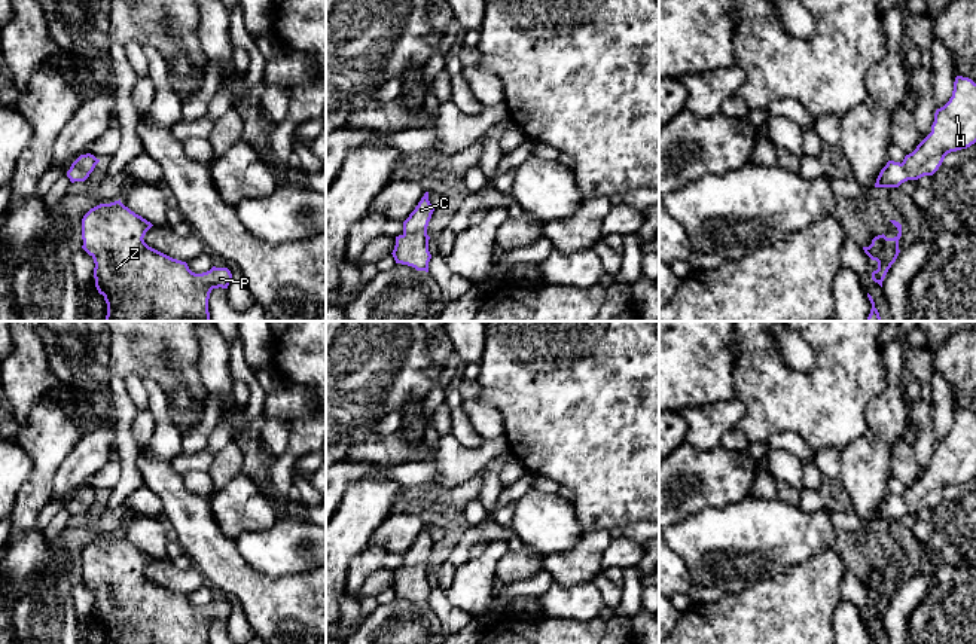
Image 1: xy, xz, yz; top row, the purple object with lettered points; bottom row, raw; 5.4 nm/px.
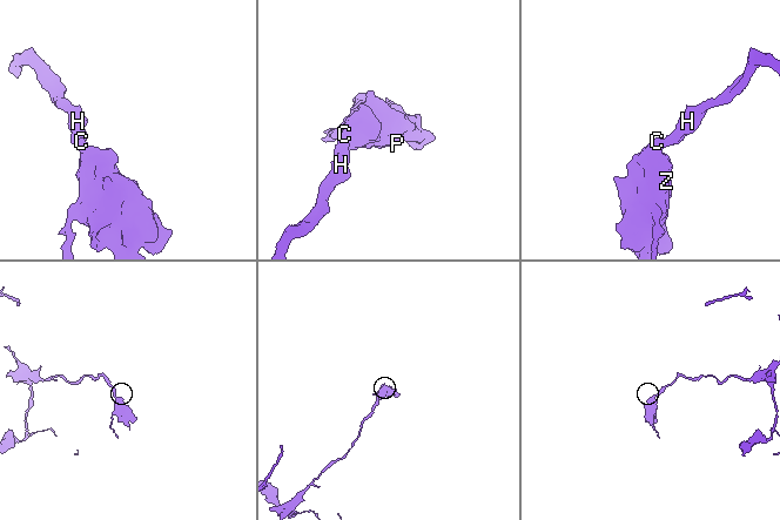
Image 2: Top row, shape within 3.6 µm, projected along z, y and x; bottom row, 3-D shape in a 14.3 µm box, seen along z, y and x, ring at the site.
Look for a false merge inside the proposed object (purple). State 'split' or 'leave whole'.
leave whole

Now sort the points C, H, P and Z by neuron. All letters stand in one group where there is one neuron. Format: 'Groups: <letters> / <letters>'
Groups: C H P Z

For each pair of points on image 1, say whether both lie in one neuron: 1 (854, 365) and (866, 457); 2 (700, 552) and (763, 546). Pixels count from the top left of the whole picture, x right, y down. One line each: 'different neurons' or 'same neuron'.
1: different neurons
2: same neuron

